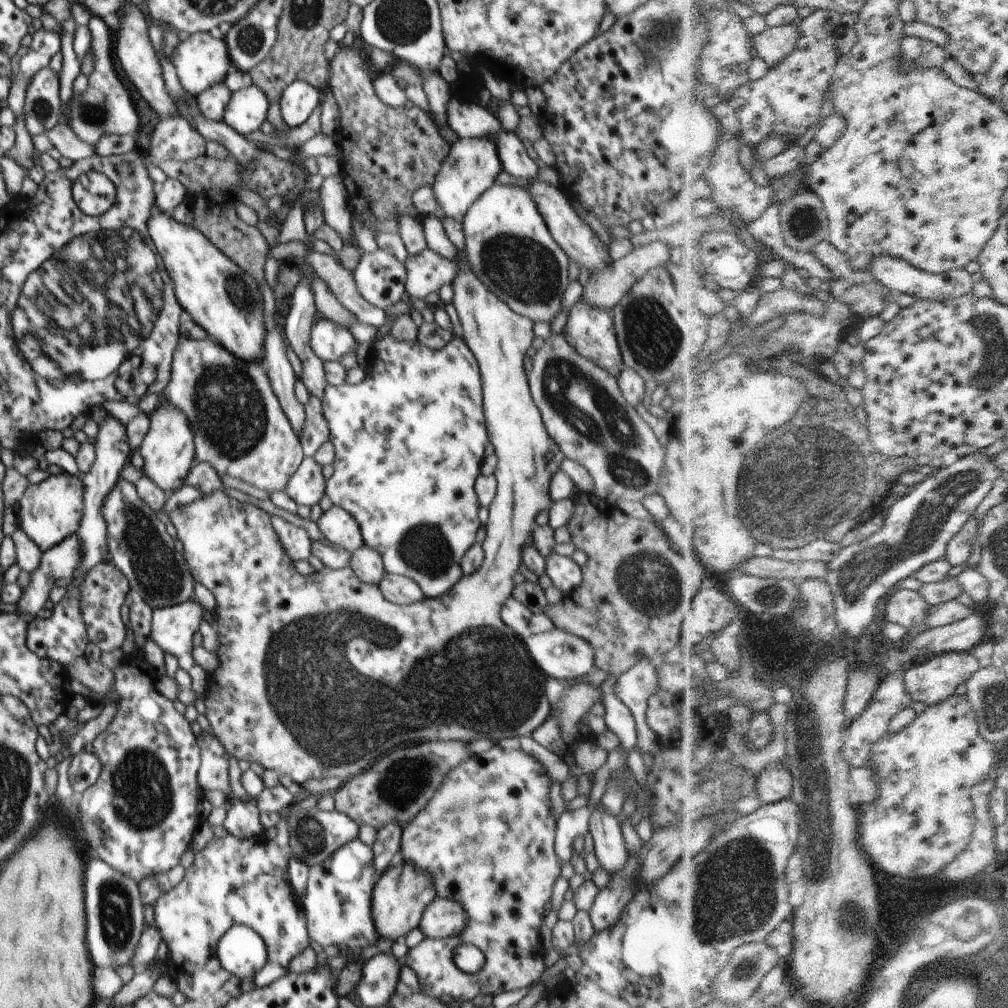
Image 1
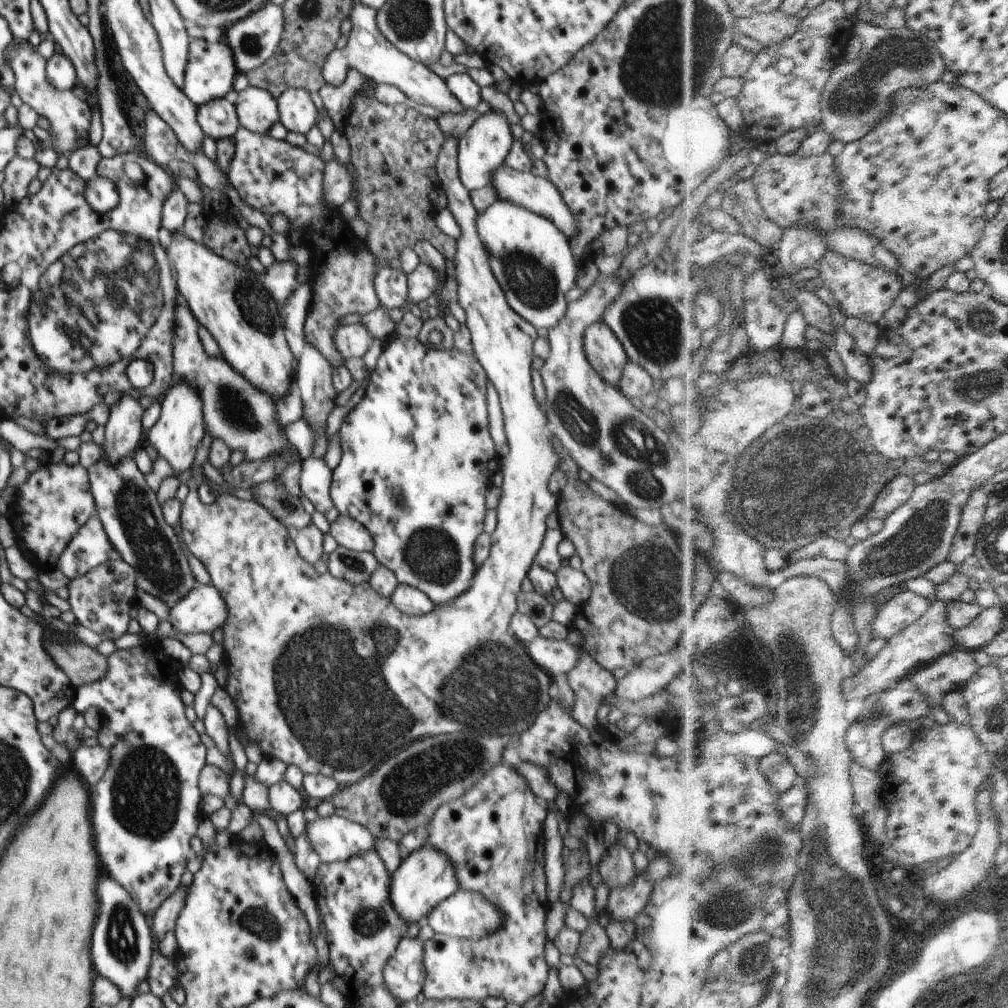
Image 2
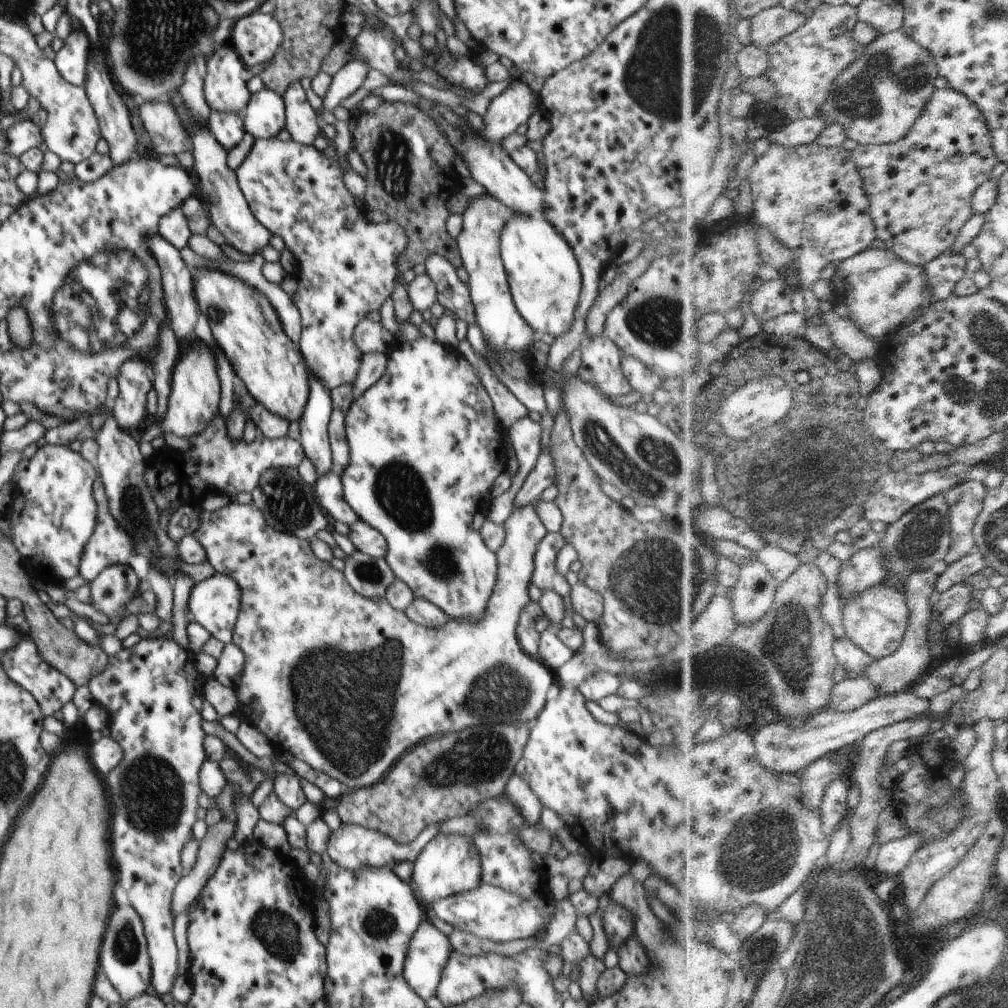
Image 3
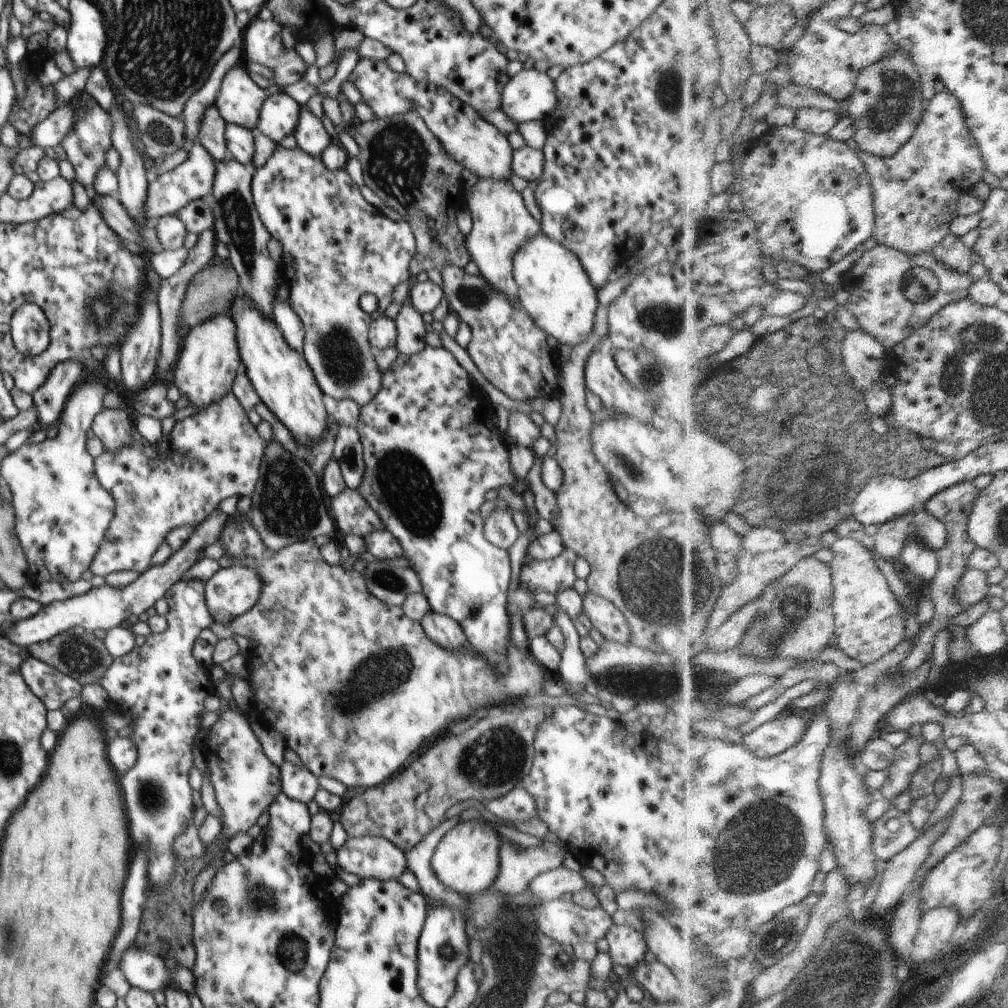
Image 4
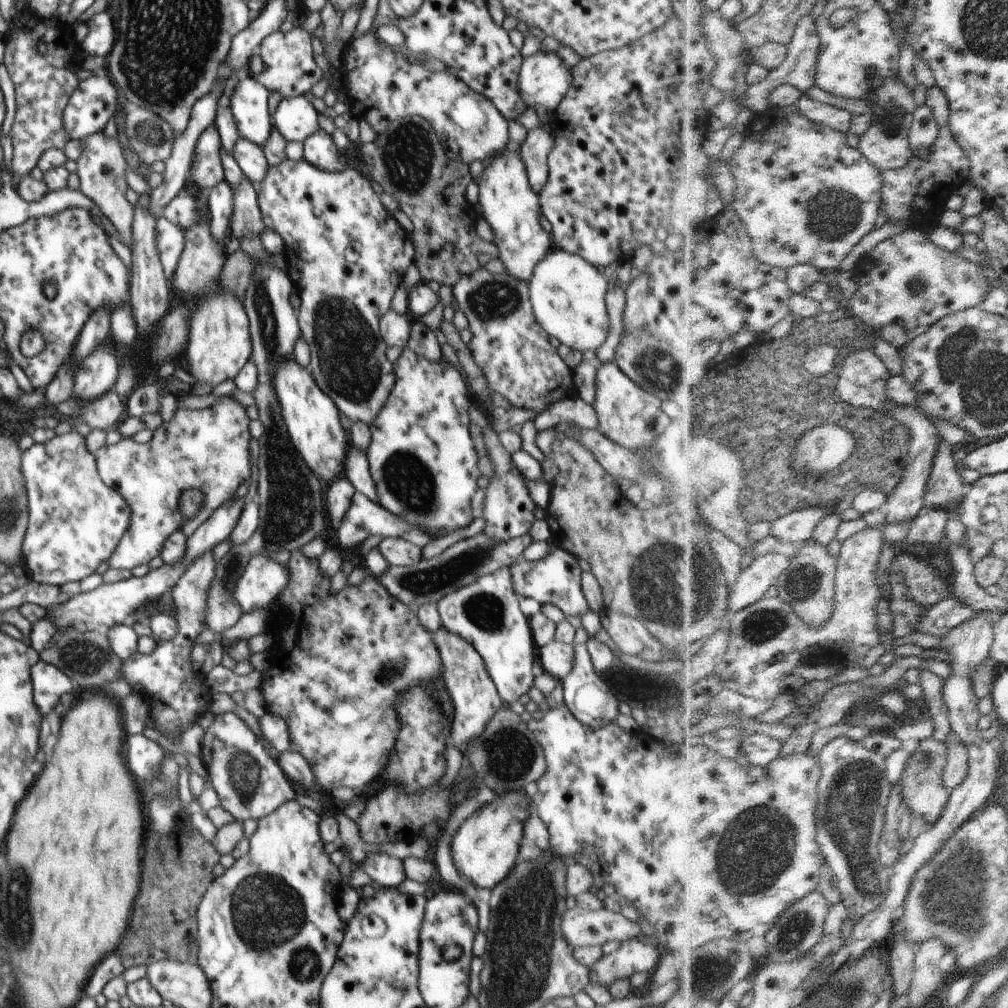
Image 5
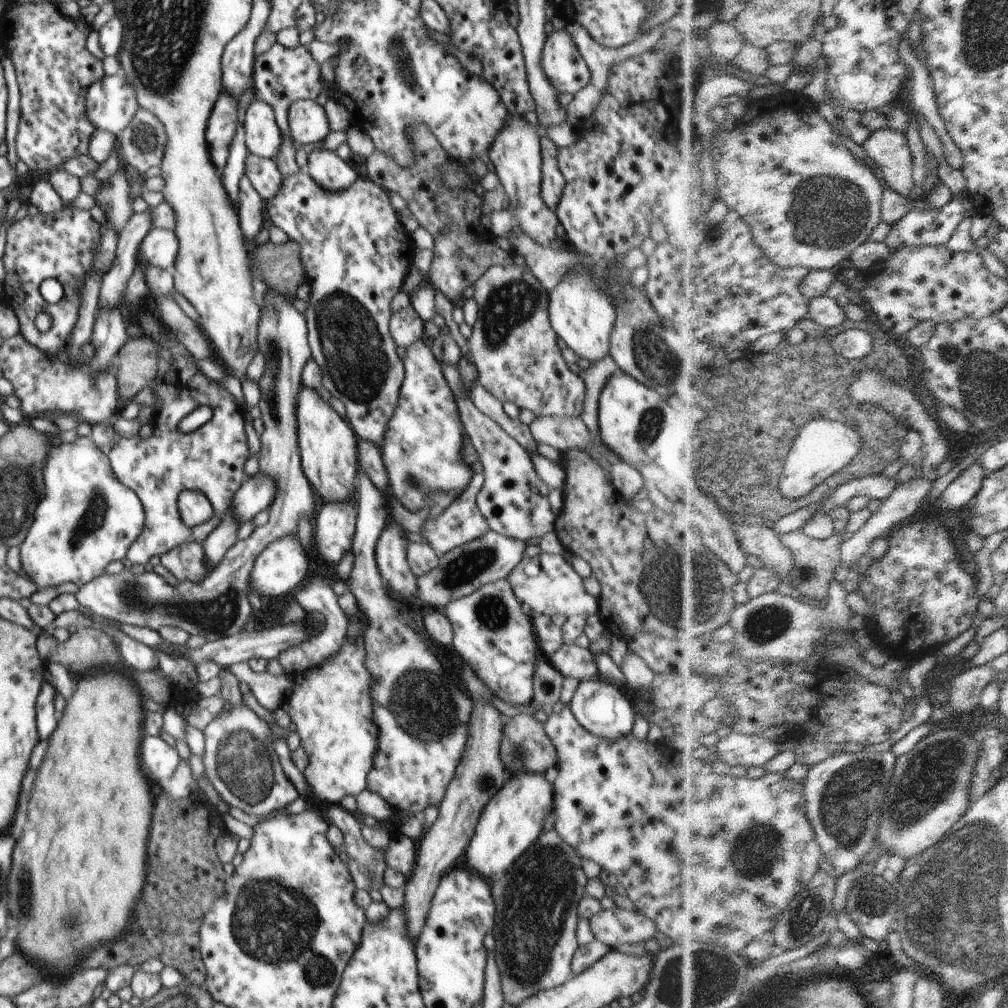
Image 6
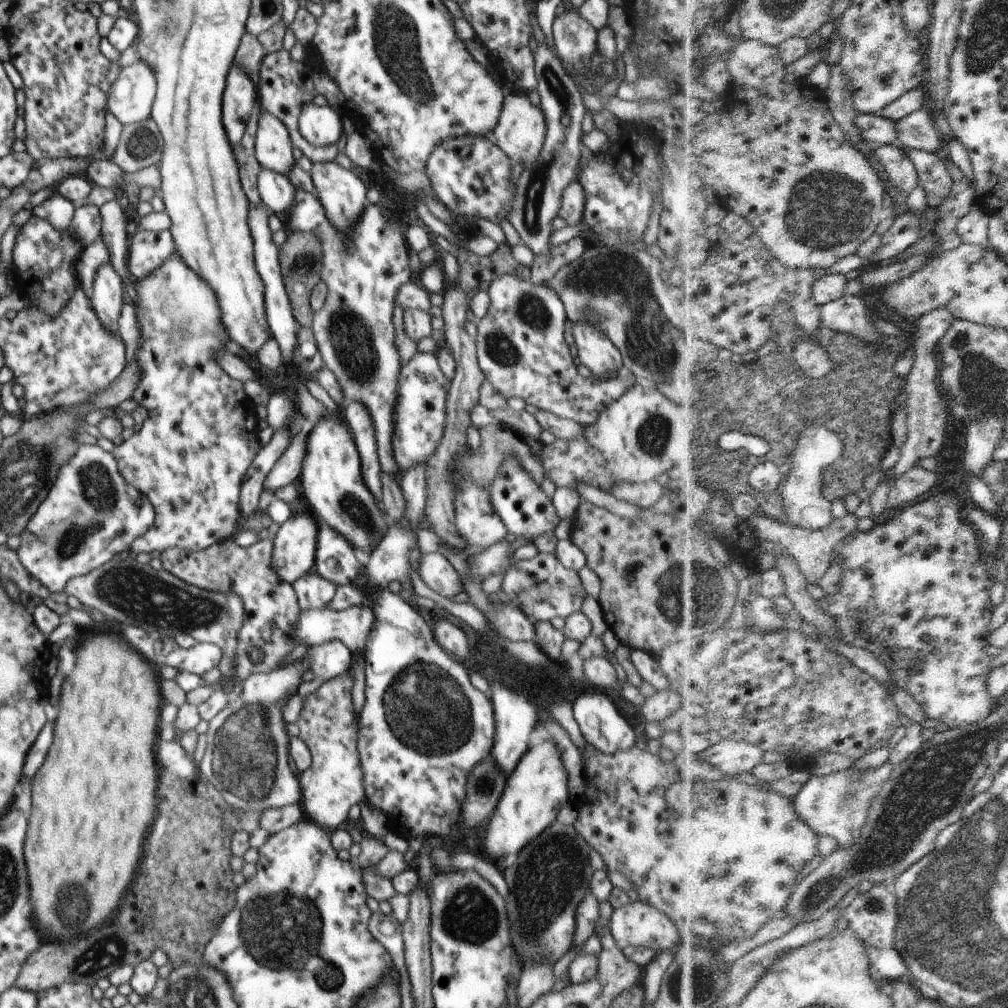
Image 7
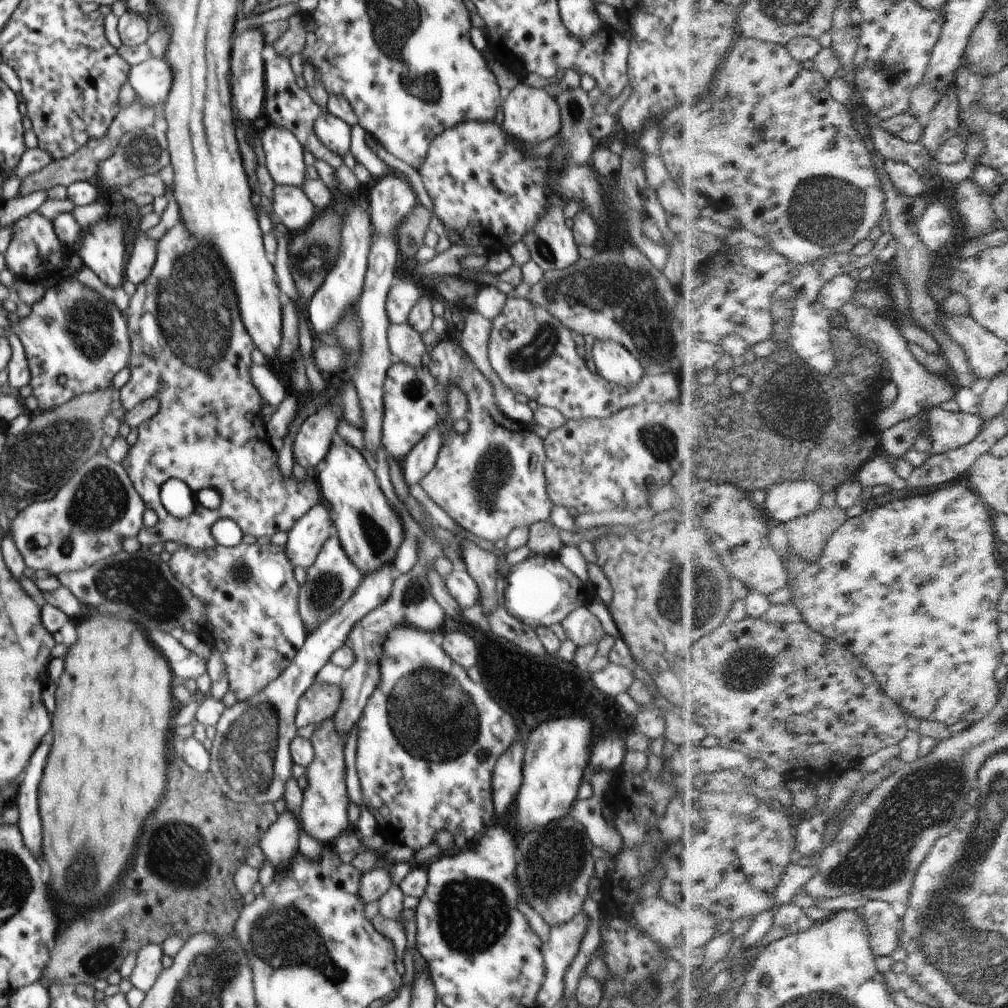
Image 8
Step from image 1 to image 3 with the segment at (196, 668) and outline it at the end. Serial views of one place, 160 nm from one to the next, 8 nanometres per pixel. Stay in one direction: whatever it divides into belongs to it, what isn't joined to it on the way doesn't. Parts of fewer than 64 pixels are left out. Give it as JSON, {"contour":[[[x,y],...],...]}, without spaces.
{"contour":[[[215,573],[194,585],[191,590],[187,610],[190,620],[201,624],[212,637],[224,644],[233,642],[233,630],[241,607],[241,588],[233,576]]]}

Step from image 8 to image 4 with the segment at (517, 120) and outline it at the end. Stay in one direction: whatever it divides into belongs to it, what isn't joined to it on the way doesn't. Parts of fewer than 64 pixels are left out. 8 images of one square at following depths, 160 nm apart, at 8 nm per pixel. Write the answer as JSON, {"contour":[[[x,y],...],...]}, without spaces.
{"contour":[[[494,178],[478,179],[476,185],[467,191],[464,207],[472,216],[472,230],[466,235],[466,250],[478,268],[478,274],[494,290],[506,294],[508,302],[518,302],[518,286],[512,276],[514,254],[541,232],[541,223],[528,212],[521,192],[514,190],[506,180]]]}

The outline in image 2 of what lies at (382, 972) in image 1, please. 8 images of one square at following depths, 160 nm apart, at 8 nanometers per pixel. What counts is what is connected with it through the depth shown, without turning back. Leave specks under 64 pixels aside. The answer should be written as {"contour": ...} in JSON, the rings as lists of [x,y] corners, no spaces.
{"contour":[[[407,935],[386,963],[383,977],[389,991],[400,1002],[416,1001],[424,988],[426,969],[423,956],[426,942]]]}

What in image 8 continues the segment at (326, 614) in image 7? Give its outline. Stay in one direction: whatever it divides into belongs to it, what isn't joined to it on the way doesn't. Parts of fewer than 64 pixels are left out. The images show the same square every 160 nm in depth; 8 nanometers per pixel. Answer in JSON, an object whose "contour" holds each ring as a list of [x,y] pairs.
{"contour":[[[421,533],[421,540],[422,550],[420,550],[416,565],[408,573],[401,574],[394,580],[393,591],[387,602],[372,612],[368,612],[360,622],[354,624],[352,632],[344,640],[344,645],[348,646],[354,654],[354,664],[350,668],[324,668],[322,672],[316,674],[318,680],[330,680],[332,686],[336,685],[342,688],[342,702],[340,702],[340,708],[336,712],[335,720],[336,730],[342,736],[344,743],[346,743],[350,730],[360,721],[368,698],[372,696],[372,692],[380,684],[380,656],[382,656],[382,644],[388,638],[388,634],[394,628],[406,624],[406,626],[414,626],[414,628],[432,632],[440,637],[449,624],[449,619],[442,606],[432,596],[428,582],[430,566],[435,568],[436,558],[443,556],[444,552],[442,552],[442,546],[438,544],[438,540],[434,540],[434,536],[426,536],[426,534]]]}

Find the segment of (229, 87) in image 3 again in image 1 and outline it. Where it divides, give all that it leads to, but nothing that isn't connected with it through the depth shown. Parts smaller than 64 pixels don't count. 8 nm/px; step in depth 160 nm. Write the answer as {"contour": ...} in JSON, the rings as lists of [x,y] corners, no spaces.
{"contour":[[[209,32],[191,33],[191,36],[187,40],[184,40],[184,42],[180,41],[177,44],[170,58],[174,68],[176,68],[182,88],[184,88],[190,97],[197,97],[201,92],[208,90],[212,85],[224,82],[227,73],[233,69],[225,39],[216,39],[212,37]]]}

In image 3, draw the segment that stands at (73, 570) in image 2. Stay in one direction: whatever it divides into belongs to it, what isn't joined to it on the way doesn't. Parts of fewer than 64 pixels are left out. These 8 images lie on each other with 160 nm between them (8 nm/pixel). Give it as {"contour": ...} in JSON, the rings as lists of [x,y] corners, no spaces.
{"contour":[[[99,476],[95,480],[93,493],[98,505],[96,528],[84,547],[81,556],[81,564],[79,565],[79,574],[82,575],[82,578],[84,578],[86,582],[93,581],[110,565],[128,564],[128,558],[130,558],[132,554],[135,554],[135,542],[133,541],[133,538],[130,536],[130,533],[126,532],[125,528],[122,528],[118,524],[118,521],[110,512],[109,500],[105,493],[103,480]]]}

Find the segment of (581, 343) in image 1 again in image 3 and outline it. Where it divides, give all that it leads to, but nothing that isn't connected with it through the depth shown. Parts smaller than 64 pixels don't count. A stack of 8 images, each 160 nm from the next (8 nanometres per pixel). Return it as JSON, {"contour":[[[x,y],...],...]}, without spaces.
{"contour":[[[606,335],[590,337],[589,341],[582,344],[580,348],[581,365],[578,369],[577,376],[583,381],[593,385],[595,389],[599,389],[609,399],[618,398],[618,396],[626,396],[628,392],[632,392],[632,386],[628,379],[624,376],[621,369],[622,352],[621,349],[614,344]]]}

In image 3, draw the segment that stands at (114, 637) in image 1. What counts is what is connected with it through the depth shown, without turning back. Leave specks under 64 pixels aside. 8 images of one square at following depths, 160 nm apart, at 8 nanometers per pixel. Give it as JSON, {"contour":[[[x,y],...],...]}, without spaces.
{"contour":[[[110,565],[91,582],[91,604],[119,624],[118,616],[137,595],[139,583],[130,565]]]}

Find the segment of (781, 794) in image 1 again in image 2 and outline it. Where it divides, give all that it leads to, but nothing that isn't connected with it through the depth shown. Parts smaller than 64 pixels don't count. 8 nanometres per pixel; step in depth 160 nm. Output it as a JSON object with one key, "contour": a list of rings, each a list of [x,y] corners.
{"contour":[[[772,752],[761,760],[761,769],[770,777],[770,780],[783,792],[787,793],[800,777],[794,762],[782,754]]]}

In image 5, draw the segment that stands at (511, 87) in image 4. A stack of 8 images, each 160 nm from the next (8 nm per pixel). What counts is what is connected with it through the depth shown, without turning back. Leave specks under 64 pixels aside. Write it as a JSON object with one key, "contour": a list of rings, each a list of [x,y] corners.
{"contour":[[[538,51],[523,58],[518,72],[518,92],[526,108],[555,110],[572,84],[572,65],[566,66],[557,52]]]}

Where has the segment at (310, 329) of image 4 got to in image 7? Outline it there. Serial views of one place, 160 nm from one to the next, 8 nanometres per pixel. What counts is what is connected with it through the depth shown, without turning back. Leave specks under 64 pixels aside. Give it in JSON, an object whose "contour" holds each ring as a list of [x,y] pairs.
{"contour":[[[297,190],[295,204],[288,214],[285,214],[283,221],[288,232],[311,231],[320,240],[323,249],[323,266],[320,275],[321,281],[326,284],[327,295],[324,306],[313,313],[311,329],[325,368],[331,370],[339,380],[342,396],[346,397],[348,402],[360,401],[372,417],[381,472],[394,477],[394,480],[399,483],[399,466],[393,453],[391,440],[397,382],[403,364],[395,347],[393,314],[398,290],[412,278],[409,268],[410,250],[404,236],[405,226],[401,226],[400,222],[389,222],[385,212],[382,201],[377,205],[368,204],[362,217],[344,235],[338,233],[329,222],[317,196]]]}

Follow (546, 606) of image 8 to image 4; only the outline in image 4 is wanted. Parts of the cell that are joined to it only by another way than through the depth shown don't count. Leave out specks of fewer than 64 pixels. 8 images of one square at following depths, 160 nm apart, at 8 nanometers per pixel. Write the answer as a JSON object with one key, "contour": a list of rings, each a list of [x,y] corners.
{"contour":[[[567,547],[556,556],[548,561],[533,560],[526,564],[520,572],[520,585],[526,590],[543,590],[548,594],[559,594],[573,588],[576,580],[574,564],[577,555]]]}

